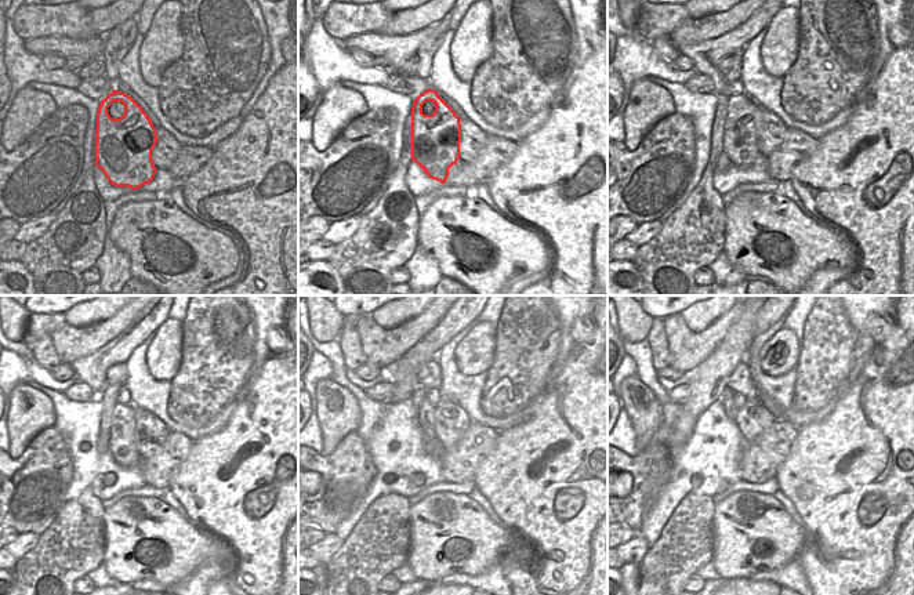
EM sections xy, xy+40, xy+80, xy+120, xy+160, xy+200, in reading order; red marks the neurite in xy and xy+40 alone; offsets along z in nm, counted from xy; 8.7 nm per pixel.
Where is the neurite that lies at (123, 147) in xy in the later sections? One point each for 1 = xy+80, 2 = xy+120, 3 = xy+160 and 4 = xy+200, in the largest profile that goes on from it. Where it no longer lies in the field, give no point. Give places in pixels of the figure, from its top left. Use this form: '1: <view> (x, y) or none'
1: xy+80 (744, 134)
2: xy+120 (122, 443)
3: xy+160 (425, 414)
4: xy+200 (731, 410)

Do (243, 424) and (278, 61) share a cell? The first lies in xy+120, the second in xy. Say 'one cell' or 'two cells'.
two cells

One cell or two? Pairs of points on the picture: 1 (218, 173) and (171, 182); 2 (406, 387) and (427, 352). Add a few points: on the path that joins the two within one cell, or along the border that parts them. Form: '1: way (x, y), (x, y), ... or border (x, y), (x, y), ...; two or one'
1: border (185, 180), (181, 187); two
2: border (416, 372), (395, 383); two

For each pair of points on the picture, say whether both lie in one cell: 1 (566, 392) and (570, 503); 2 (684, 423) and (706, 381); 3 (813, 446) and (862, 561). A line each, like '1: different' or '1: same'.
1: same
2: same
3: same

